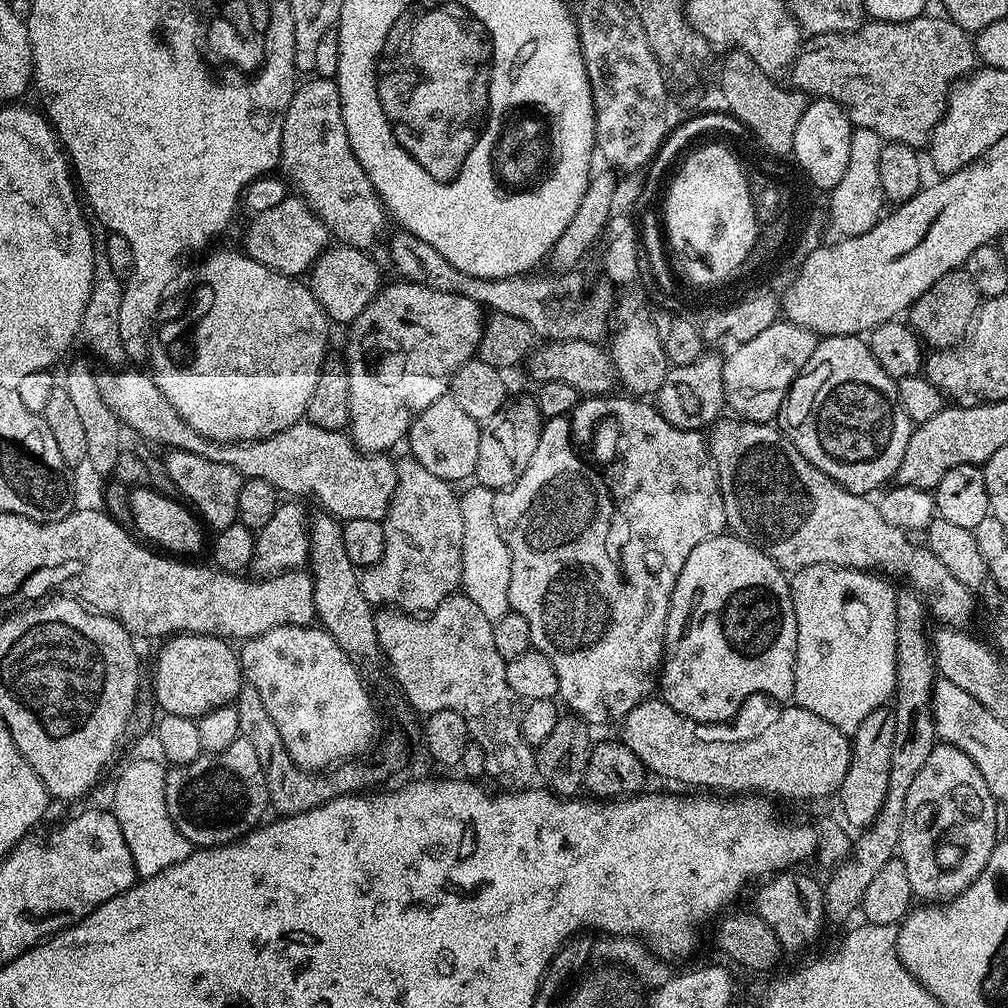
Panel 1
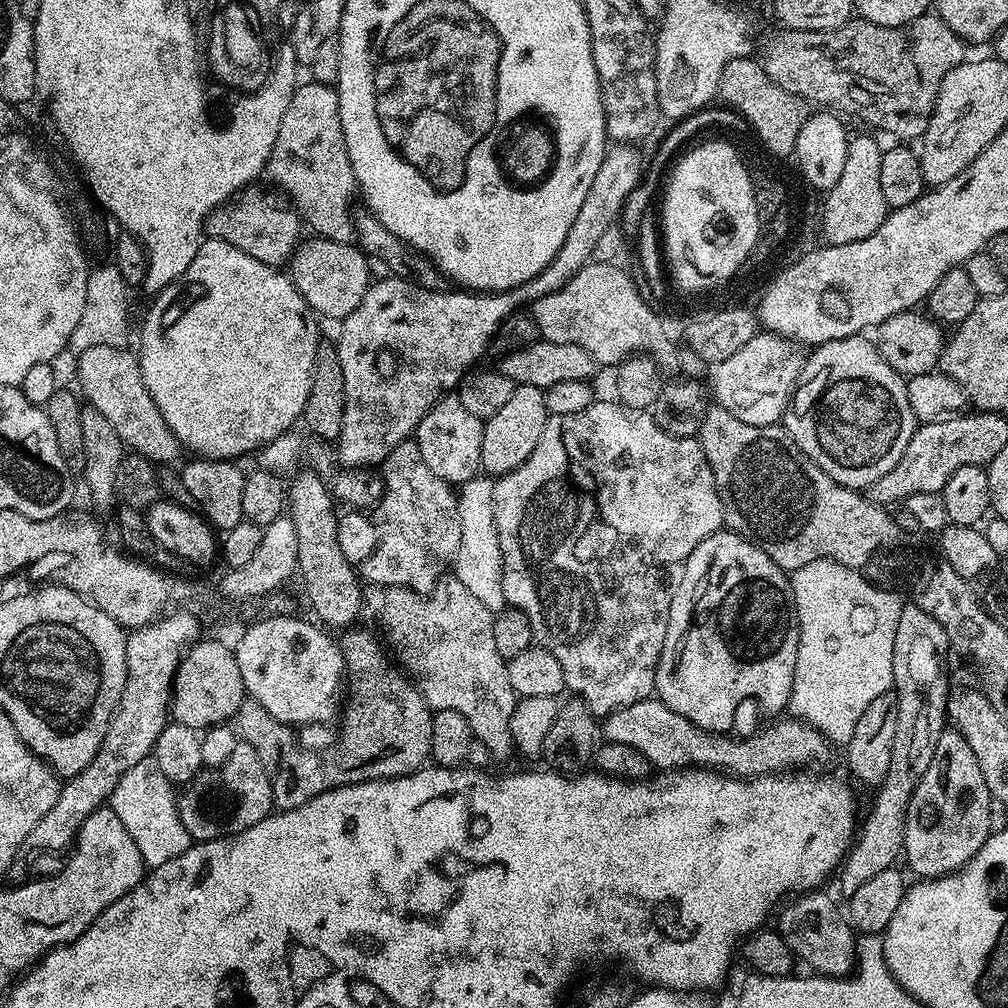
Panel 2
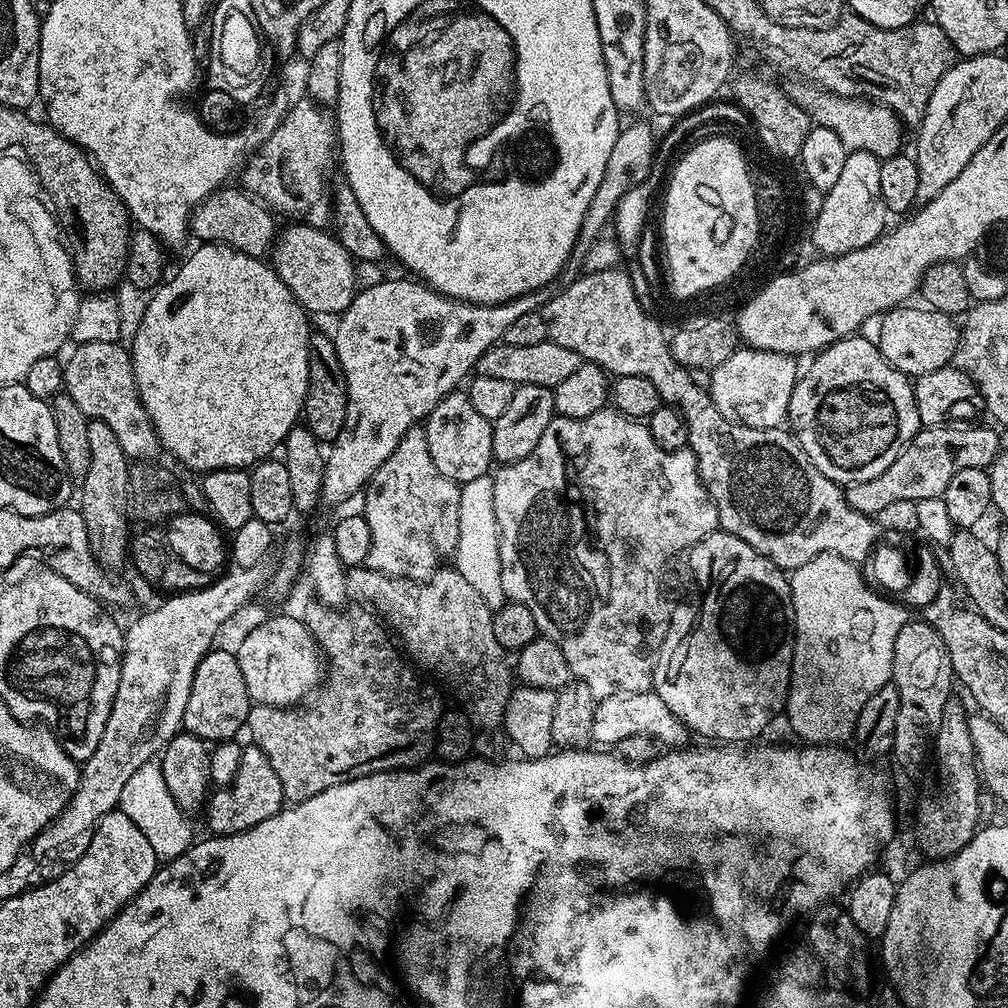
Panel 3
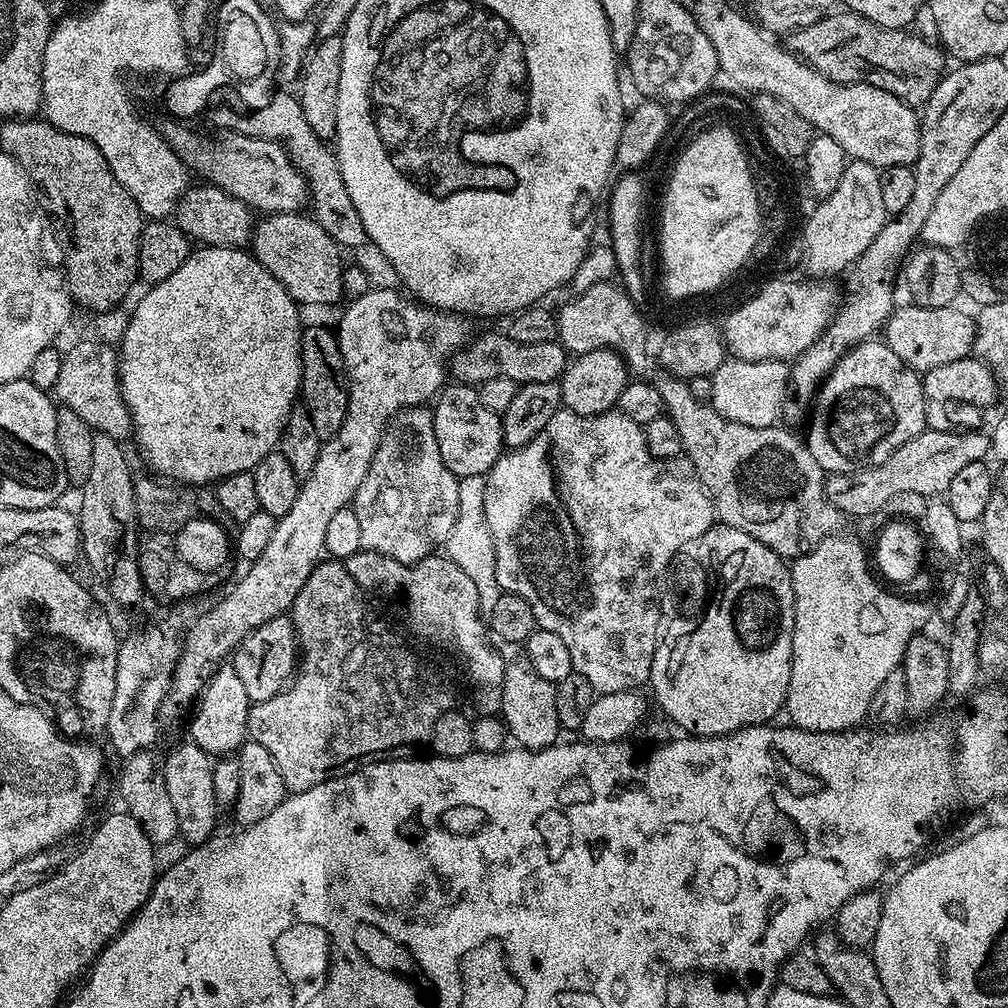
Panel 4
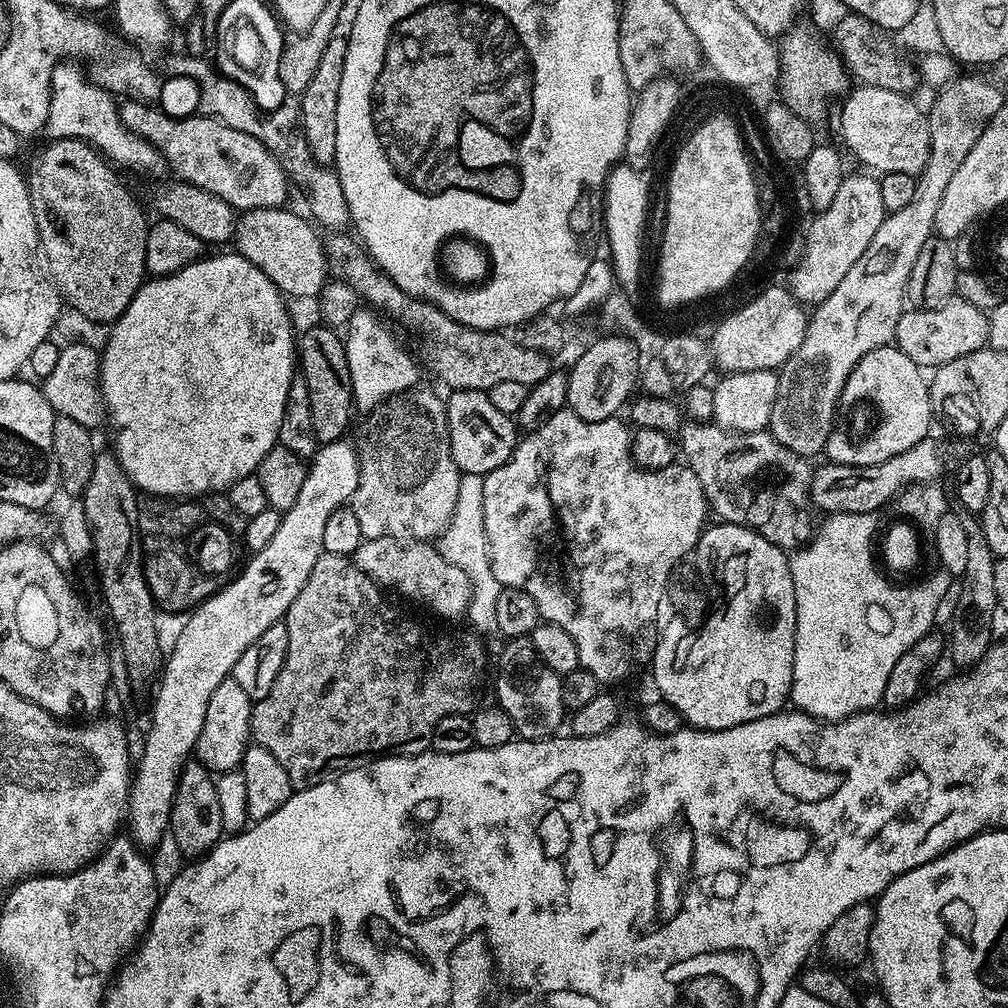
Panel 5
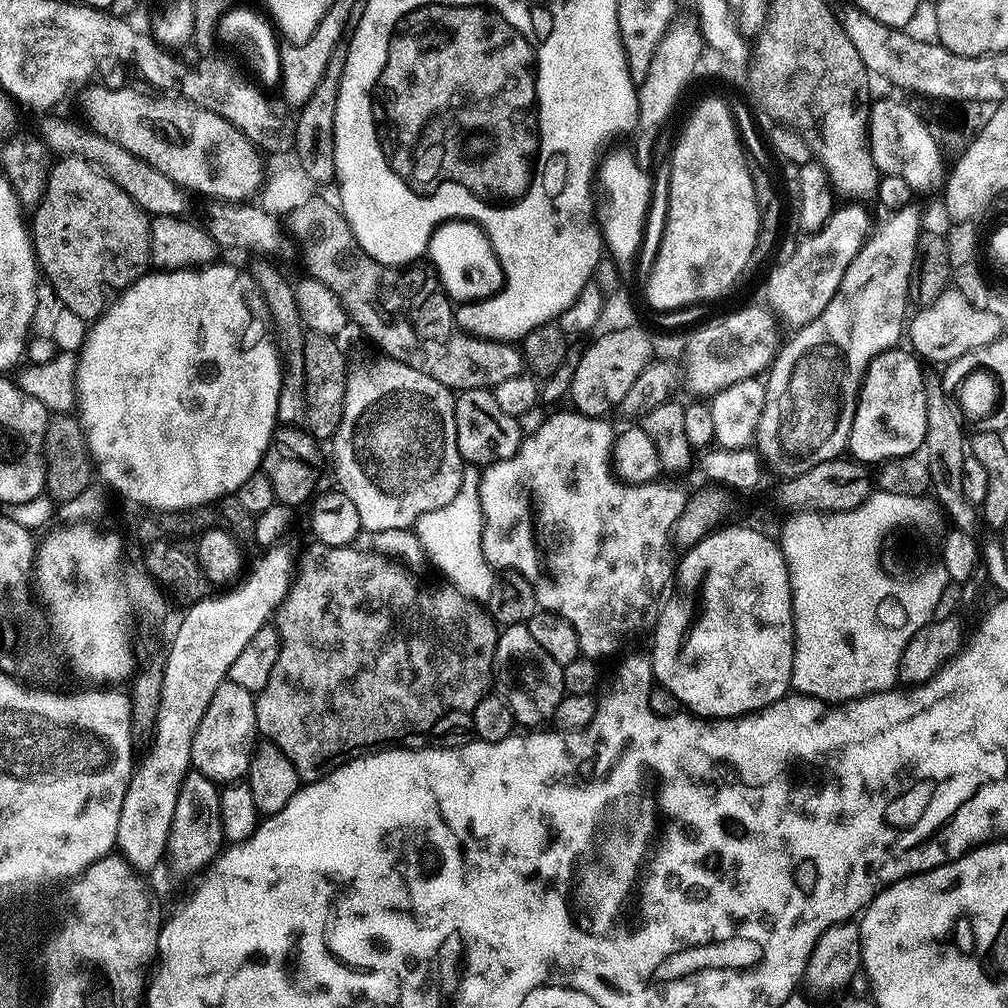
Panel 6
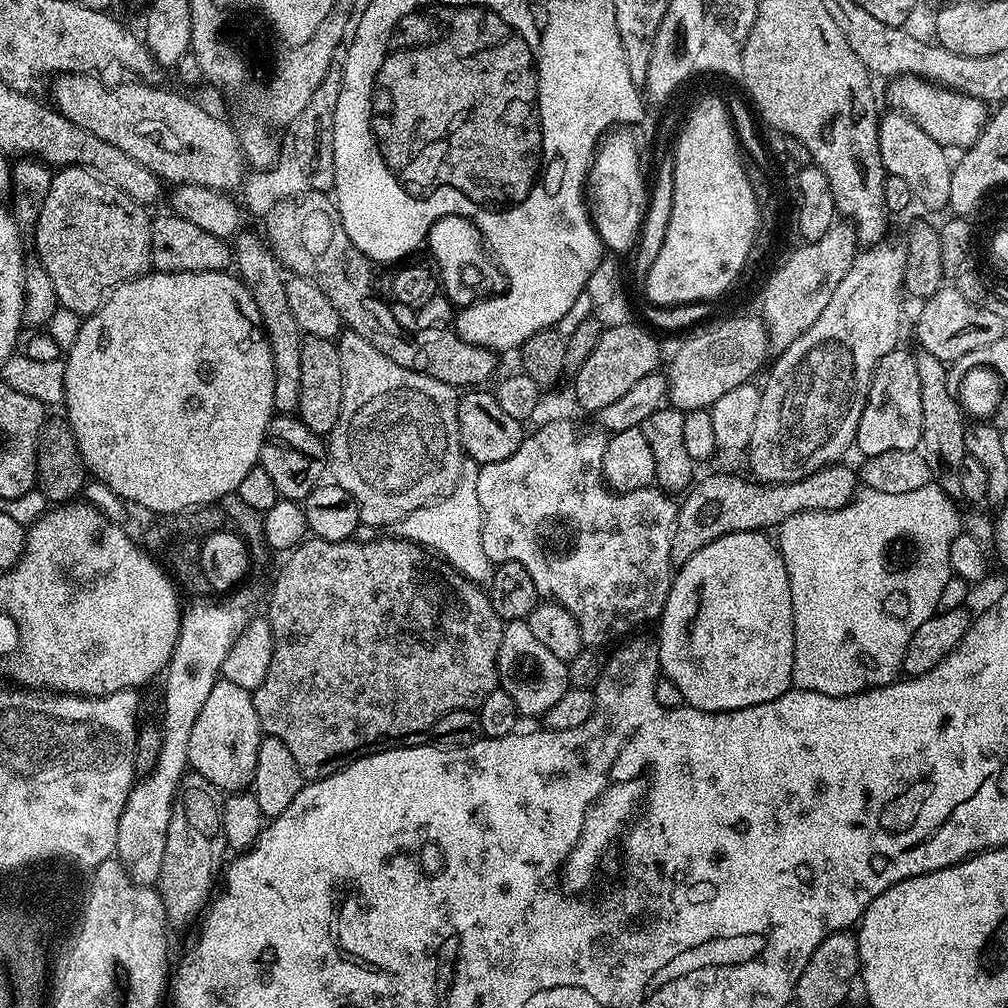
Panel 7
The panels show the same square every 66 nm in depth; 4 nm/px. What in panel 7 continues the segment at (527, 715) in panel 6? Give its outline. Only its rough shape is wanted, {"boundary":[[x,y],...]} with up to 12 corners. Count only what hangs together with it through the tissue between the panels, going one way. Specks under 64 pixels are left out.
{"boundary":[[527,620],[505,623],[498,687],[543,718],[570,686],[566,661]]}

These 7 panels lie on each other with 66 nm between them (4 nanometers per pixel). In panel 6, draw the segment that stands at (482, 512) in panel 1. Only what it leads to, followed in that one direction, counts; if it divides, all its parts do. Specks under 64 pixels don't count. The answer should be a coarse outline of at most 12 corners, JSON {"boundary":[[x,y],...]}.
{"boundary":[[465,467],[447,506],[416,520],[427,559],[467,600],[497,573],[482,550],[480,473]]}

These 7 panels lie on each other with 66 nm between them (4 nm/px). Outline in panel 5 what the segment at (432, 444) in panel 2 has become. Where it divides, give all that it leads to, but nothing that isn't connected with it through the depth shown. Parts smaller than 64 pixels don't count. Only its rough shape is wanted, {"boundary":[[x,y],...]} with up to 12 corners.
{"boundary":[[487,392],[446,400],[454,466],[485,477],[512,456],[513,417]]}

